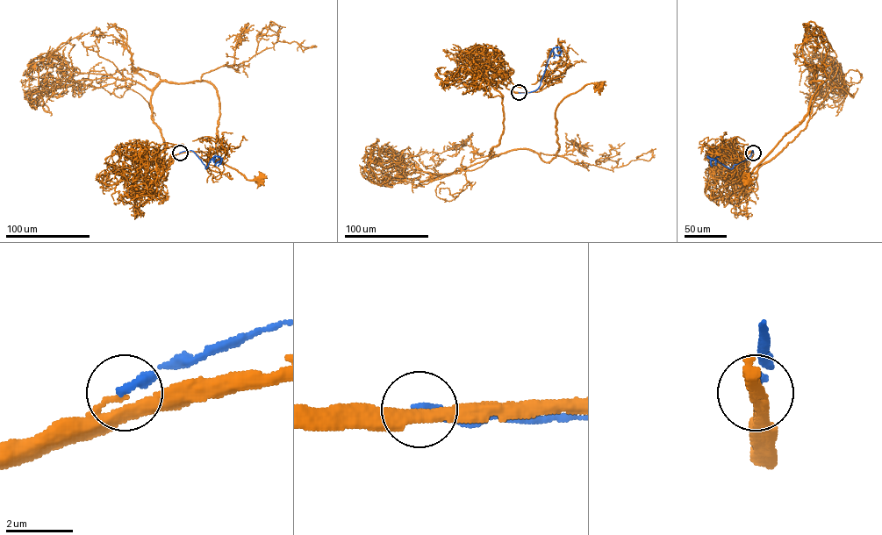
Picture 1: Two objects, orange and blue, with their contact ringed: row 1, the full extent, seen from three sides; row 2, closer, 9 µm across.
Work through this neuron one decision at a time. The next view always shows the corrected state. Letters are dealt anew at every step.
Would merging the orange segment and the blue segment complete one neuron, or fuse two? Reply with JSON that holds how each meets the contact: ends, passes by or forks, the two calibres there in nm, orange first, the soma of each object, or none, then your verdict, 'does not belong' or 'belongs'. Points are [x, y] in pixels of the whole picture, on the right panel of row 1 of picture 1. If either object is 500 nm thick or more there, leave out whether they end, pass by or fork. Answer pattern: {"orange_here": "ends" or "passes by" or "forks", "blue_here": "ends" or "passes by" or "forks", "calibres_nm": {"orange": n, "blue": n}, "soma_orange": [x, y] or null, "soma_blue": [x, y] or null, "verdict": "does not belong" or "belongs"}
{"orange_here": "passes by", "blue_here": "ends", "calibres_nm": {"orange": 280, "blue": 320}, "soma_orange": [745, 180], "soma_blue": null, "verdict": "does not belong"}

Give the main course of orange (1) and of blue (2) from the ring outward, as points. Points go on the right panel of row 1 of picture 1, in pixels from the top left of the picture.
1: (753, 153), (743, 174), (754, 174), (806, 126), (818, 92), (810, 82), (822, 81), (808, 113), (746, 180)
2: (753, 153), (752, 150), (747, 159), (732, 168), (707, 156), (715, 161), (715, 165)

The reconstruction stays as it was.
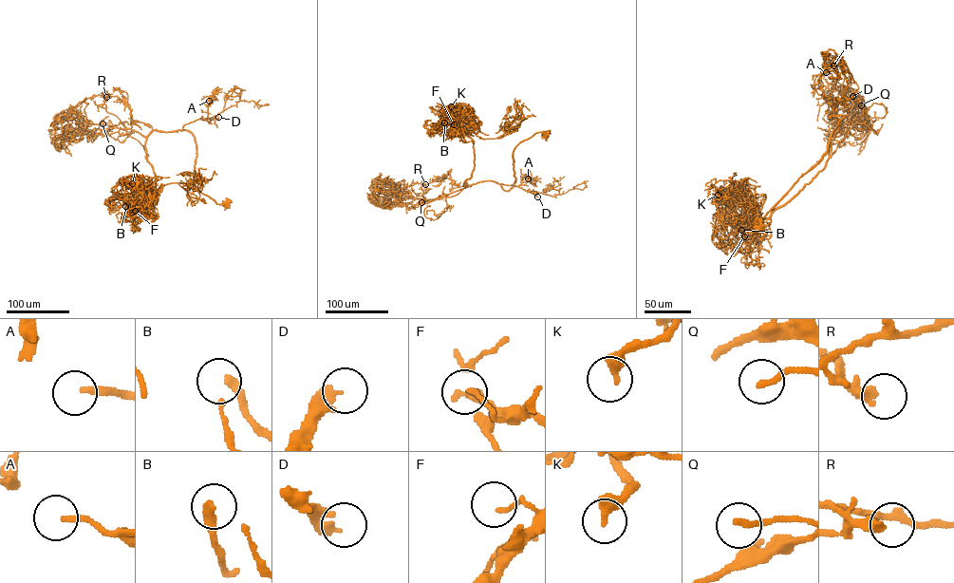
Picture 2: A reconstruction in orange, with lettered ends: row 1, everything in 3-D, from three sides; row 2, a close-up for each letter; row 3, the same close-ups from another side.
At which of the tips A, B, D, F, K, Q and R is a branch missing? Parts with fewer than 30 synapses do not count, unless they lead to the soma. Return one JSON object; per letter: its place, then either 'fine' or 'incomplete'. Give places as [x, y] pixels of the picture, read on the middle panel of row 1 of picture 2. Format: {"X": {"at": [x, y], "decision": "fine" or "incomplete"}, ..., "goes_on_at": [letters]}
{"A": {"at": [528, 178], "decision": "incomplete"}, "B": {"at": [444, 122], "decision": "fine"}, "D": {"at": [537, 197], "decision": "incomplete"}, "F": {"at": [454, 124], "decision": "fine"}, "K": {"at": [451, 106], "decision": "incomplete"}, "Q": {"at": [421, 202], "decision": "fine"}, "R": {"at": [425, 184], "decision": "fine"}, "goes_on_at": ["A", "D", "K"]}

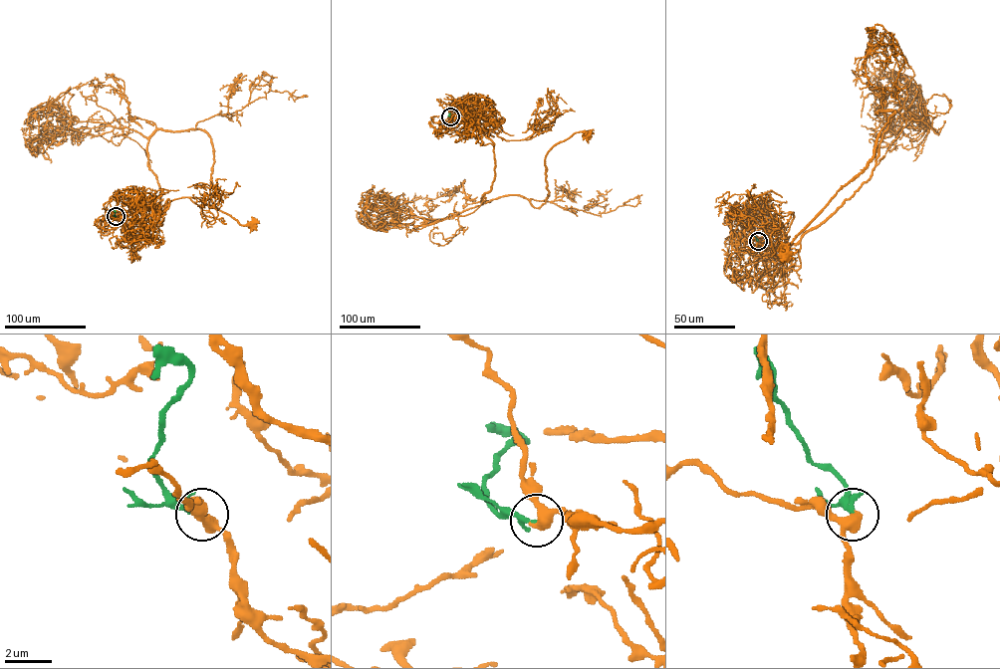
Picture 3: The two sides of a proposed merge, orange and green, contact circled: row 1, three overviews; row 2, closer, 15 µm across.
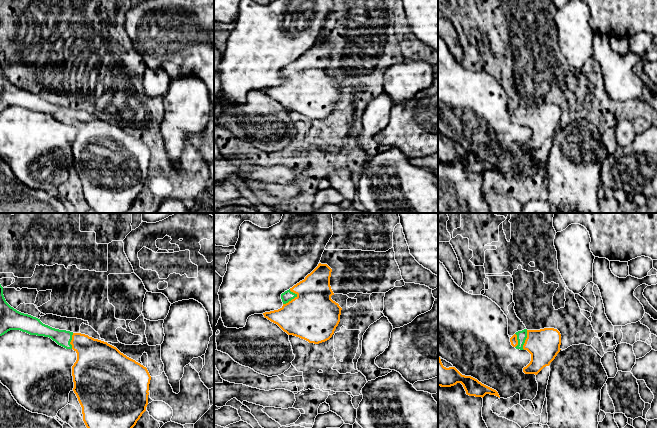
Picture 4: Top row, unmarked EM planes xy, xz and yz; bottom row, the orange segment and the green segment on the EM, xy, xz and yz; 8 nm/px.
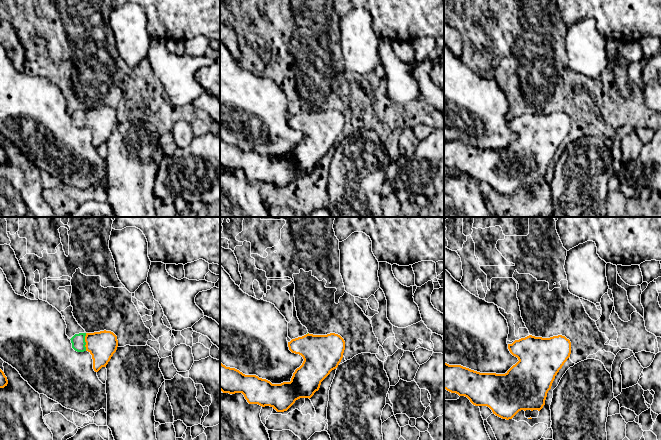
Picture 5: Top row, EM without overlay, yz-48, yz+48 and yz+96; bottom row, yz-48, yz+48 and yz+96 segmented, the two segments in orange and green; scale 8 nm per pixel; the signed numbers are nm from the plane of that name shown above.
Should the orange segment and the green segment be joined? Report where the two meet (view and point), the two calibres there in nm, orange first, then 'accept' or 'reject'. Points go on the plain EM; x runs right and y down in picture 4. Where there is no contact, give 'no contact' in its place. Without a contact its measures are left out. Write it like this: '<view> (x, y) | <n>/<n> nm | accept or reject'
xz (291, 76) | 400/90 nm | accept

